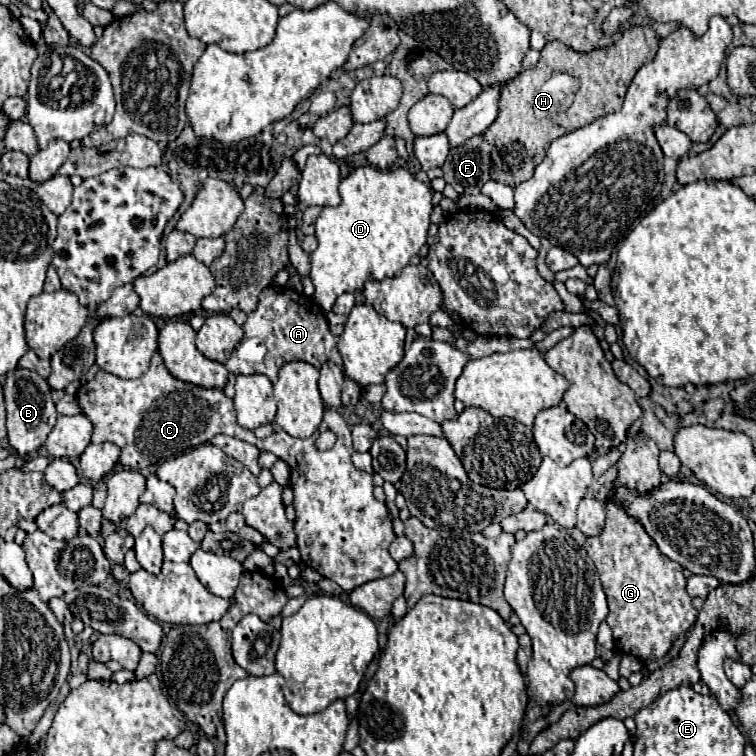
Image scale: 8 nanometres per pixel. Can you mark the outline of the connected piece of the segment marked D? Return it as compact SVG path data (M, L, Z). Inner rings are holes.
M373 166L357 168L353 174L341 180L339 184L341 204L335 208L323 208L315 222L315 238L319 242L317 250L311 254L309 278L315 286L315 302L329 312L335 304L335 298L343 292L363 290L367 280L383 280L399 276L401 270L409 264L413 256L419 254L421 246L427 242L429 216L433 212L431 188L417 180L409 170L377 170Z

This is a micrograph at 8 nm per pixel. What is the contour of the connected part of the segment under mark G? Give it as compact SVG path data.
M607 500L605 502L605 512L607 512L607 522L605 528L599 536L589 536L585 538L585 552L597 566L603 592L609 602L609 616L607 624L613 630L613 640L615 648L625 654L625 656L635 656L641 662L657 662L661 660L673 646L673 642L683 636L697 620L697 610L691 604L691 596L685 590L685 576L683 576L683 566L667 556L663 556L653 542L653 538L643 530L637 518L629 516L627 510L617 504Z

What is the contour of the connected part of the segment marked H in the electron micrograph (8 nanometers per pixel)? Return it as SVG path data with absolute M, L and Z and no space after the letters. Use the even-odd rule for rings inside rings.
M633 26L613 46L599 48L587 56L571 52L571 48L559 42L547 44L533 70L523 70L503 86L499 116L483 134L499 150L493 156L495 182L515 188L519 182L529 180L555 138L583 128L599 116L617 112L637 70L655 58L657 44L659 38L651 26Z

